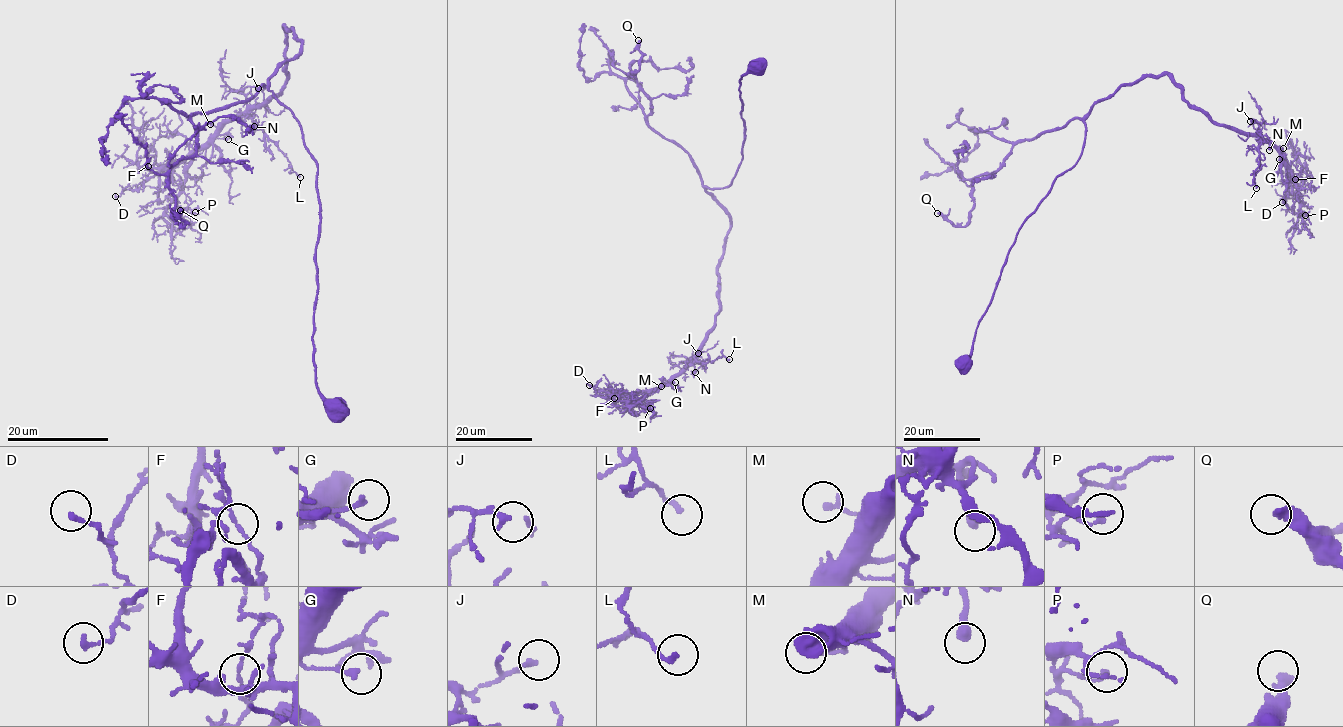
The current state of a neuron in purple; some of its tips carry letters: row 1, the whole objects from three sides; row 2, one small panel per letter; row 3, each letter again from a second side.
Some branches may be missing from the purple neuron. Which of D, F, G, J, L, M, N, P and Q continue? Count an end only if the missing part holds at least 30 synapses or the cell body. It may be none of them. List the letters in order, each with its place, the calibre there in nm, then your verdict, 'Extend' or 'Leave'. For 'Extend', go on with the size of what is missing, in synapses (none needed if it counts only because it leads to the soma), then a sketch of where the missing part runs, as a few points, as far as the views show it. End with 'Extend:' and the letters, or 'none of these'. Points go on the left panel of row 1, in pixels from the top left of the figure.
D: Place: (115, 196). Thickness 180 nm. Leave
F: Place: (148, 166). Thickness 120 nm. Leave
G: Place: (228, 139). Thickness 200 nm. Leave
J: Place: (258, 88). Thickness 200 nm. Leave
L: Place: (300, 177). Thickness 170 nm. Leave
M: Place: (210, 124). Thickness 200 nm. Leave
N: Place: (254, 126). Thickness 320 nm. Leave
P: Place: (195, 212). Thickness 170 nm. Leave
Q: Place: (180, 210). Thickness 420 nm. Extend. Roughly 120 synapses. Course of what is missing: (180, 210), (204, 187), (228, 190), (264, 180)
Extend: Q

